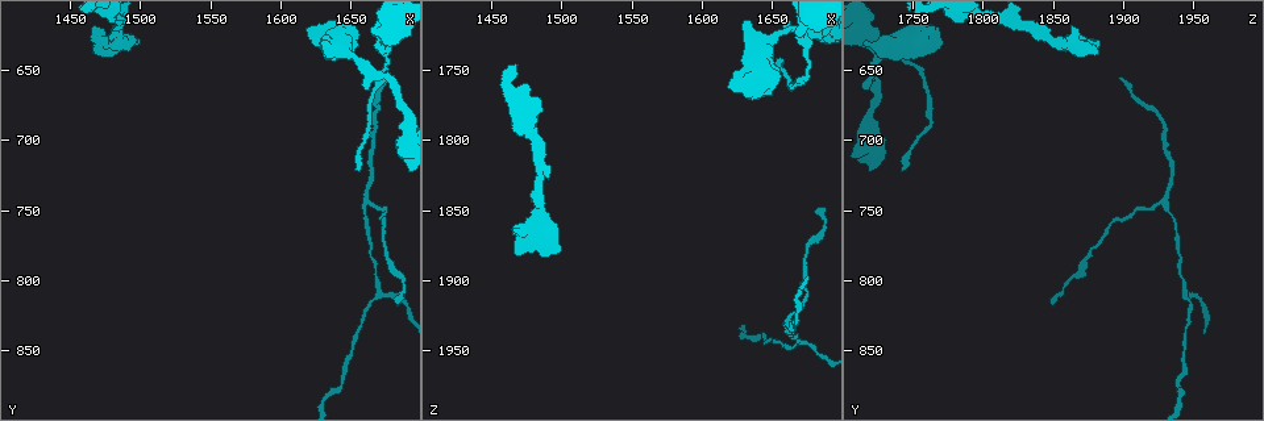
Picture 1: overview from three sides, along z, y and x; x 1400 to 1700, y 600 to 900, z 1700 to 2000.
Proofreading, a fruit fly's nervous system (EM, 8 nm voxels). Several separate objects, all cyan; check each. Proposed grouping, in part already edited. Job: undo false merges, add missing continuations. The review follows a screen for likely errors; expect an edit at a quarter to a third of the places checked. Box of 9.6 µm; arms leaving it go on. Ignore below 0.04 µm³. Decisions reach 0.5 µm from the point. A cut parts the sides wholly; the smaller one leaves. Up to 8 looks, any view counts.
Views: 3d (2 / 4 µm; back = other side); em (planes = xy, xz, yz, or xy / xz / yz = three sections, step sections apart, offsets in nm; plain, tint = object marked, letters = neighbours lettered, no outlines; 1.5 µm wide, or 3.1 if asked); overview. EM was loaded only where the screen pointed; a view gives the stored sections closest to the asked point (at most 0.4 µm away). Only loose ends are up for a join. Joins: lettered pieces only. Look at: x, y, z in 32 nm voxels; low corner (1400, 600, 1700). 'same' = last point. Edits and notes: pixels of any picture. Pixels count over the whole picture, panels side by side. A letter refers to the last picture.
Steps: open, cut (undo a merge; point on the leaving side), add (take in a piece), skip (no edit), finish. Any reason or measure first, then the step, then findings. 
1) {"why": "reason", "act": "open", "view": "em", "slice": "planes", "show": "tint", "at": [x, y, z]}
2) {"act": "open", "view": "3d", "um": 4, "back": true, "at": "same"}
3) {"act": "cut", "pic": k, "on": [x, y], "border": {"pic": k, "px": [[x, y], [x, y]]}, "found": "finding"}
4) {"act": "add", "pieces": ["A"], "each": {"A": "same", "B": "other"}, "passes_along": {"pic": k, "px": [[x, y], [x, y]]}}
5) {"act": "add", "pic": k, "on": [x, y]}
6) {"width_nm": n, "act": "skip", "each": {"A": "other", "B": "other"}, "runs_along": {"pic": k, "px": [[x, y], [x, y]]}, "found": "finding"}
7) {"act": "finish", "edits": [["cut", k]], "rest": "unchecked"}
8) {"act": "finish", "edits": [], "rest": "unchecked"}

{"why": "branch stops here", "act": "open", "view": "3d", "um": 2, "at": [1676, 656, 1900]}

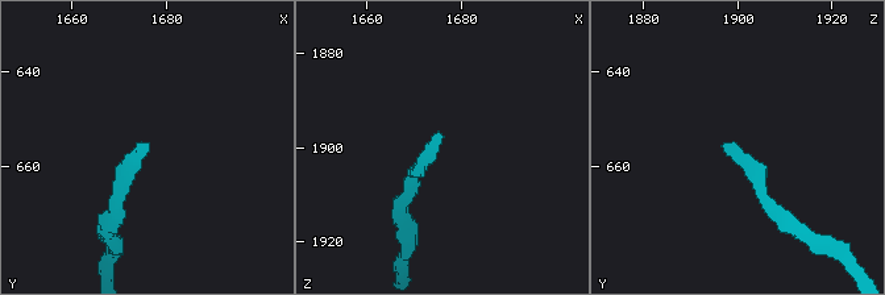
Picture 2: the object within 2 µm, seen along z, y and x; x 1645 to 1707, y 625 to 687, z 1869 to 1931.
{"act": "open", "view": "em", "slice": "yz", "step": 8, "show": "letters", "at": [1675, 655, 1899]}

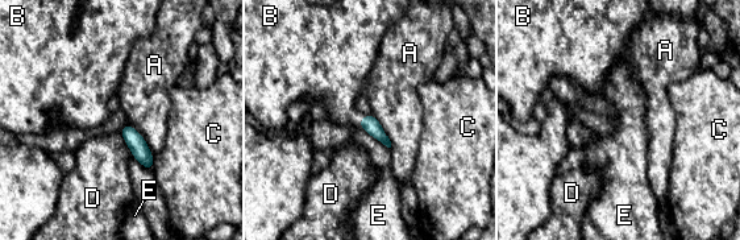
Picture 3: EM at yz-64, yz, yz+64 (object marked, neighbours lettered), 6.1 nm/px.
{"act": "add", "pieces": ["B"], "each": {"A": "other", "B": "same", "C": "other", "D": "other", "E": "other"}, "passes_along": {"pic": 3, "px": [[369, 123], [361, 120], [337, 87]]}, "found": "the neuron continues"}

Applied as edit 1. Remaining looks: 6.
{"why": "an open end", "act": "open", "view": "3d", "um": 2, "at": [1468, 618, 1862]}

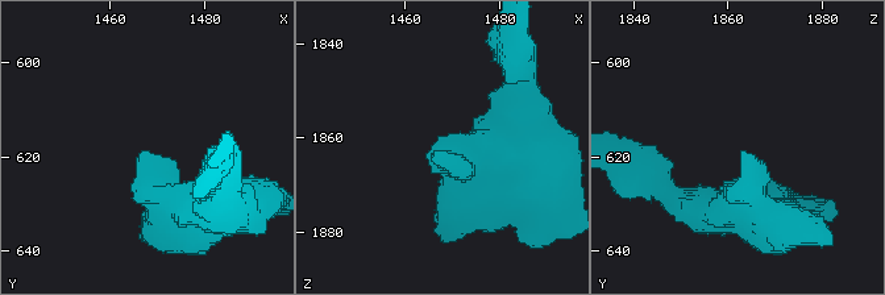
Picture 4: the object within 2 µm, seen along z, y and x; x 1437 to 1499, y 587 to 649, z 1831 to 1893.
{"why": "shape alone is not enough", "act": "open", "view": "em", "slice": "planes", "show": "letters", "at": [1467, 619, 1863]}

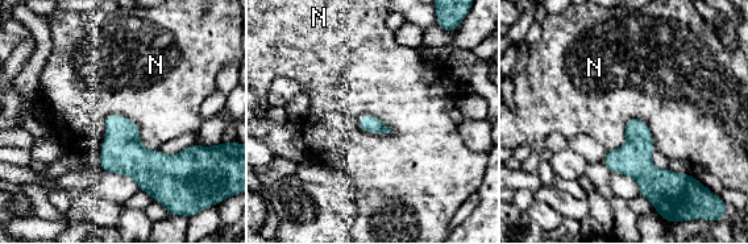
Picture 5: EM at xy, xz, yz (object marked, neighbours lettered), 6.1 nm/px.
{"act": "skip", "each": {"N": "other"}, "border": {"pic": 5, "px": [[106, 116], [127, 116], [158, 151]]}, "found": "none of them fits"}

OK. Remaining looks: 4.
{"why": "thin end", "act": "open", "view": "em", "slice": "xy", "step": 4, "show": "letters", "at": [1656, 720, 1744]}

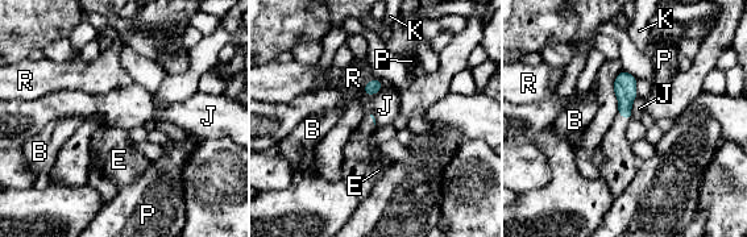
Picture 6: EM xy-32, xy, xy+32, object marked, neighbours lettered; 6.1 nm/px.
{"act": "skip", "each": {"B": "other", "E": "other", "J": "other", "K": "other", "P": "other", "R": "other"}, "border": {"pic": 6, "px": [[638, 95], [631, 107], [631, 119]]}, "found": "no lettered piece goes on from it"}

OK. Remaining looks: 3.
{"act": "finish", "edits": [["add", 3]], "rest": "unchecked"}

